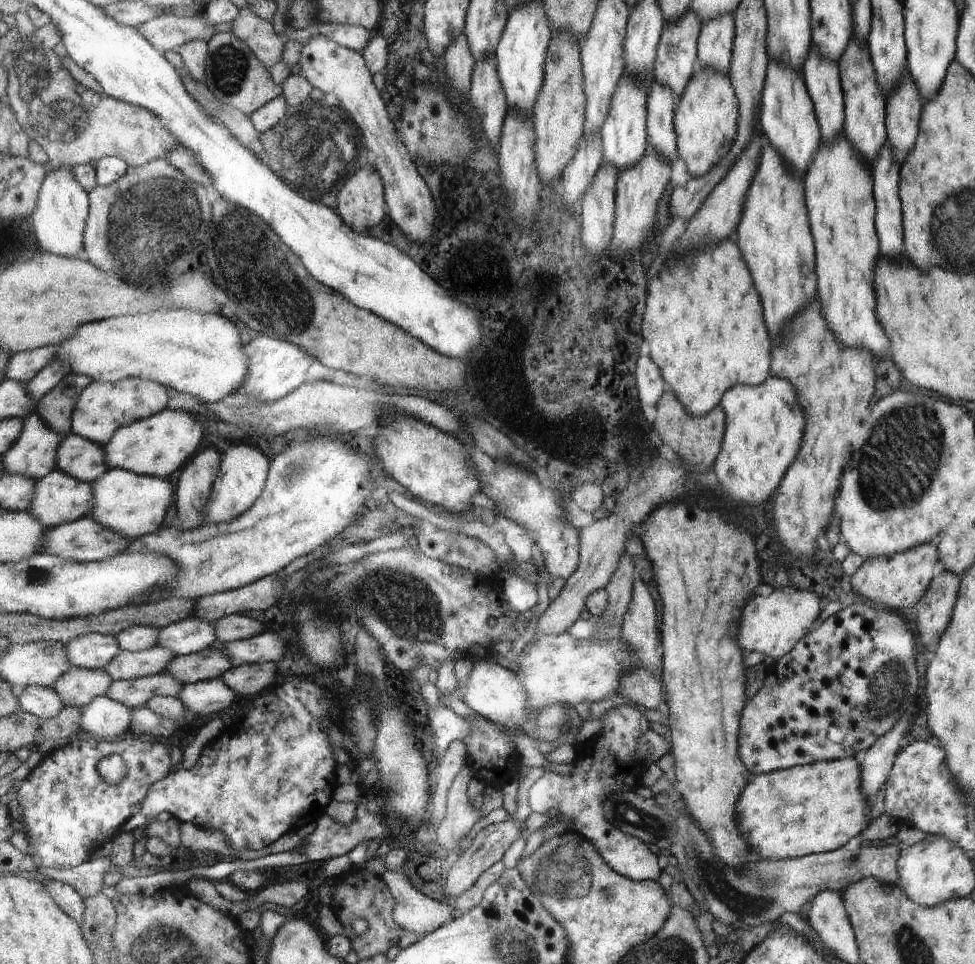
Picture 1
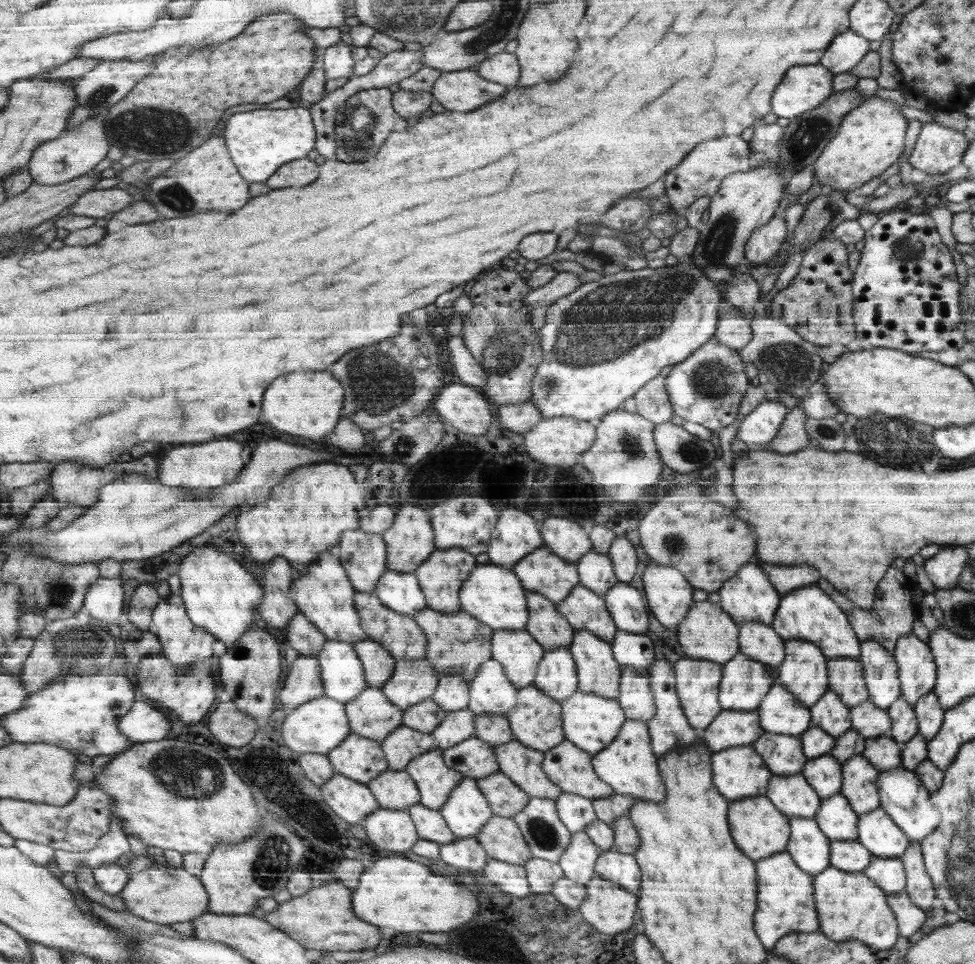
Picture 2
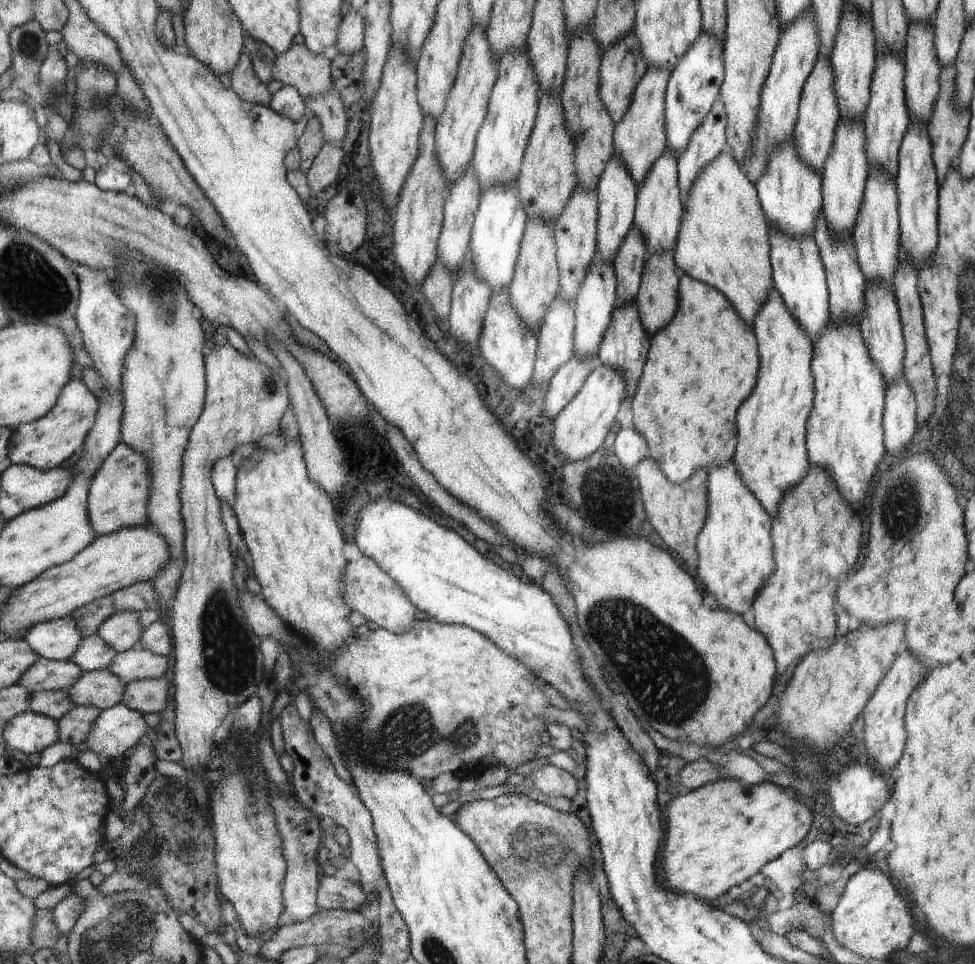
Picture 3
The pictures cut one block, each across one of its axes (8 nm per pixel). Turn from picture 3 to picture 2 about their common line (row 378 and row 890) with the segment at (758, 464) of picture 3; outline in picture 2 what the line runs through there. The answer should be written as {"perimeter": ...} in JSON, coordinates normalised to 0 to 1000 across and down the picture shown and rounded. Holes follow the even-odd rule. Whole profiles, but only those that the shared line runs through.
{"perimeter":[[[808,883],[779,892],[779,944],[775,944],[775,969],[792,983],[810,967],[837,967],[839,948],[835,936],[834,908],[821,900]]]}

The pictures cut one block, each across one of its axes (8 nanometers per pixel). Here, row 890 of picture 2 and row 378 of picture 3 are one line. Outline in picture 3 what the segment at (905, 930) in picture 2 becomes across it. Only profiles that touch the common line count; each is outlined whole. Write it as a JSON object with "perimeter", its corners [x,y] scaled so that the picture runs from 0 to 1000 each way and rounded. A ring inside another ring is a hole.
{"perimeter":[[[928,392],[910,401],[906,427],[907,463],[912,471],[925,469],[937,454],[939,442],[939,414]]]}

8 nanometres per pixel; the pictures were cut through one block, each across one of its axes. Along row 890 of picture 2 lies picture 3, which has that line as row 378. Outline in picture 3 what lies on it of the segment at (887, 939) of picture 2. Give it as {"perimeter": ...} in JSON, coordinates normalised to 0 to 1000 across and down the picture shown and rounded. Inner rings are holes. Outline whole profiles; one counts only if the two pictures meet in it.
{"perimeter":[[[849,337],[848,345],[834,359],[832,385],[835,391],[836,410],[834,422],[827,439],[827,463],[829,477],[833,483],[839,481],[845,488],[853,488],[857,492],[857,500],[862,500],[862,508],[866,508],[866,517],[878,523],[886,517],[886,510],[892,504],[894,490],[898,481],[907,475],[906,427],[910,401],[904,384],[891,368],[890,359],[883,348],[880,337]]]}

